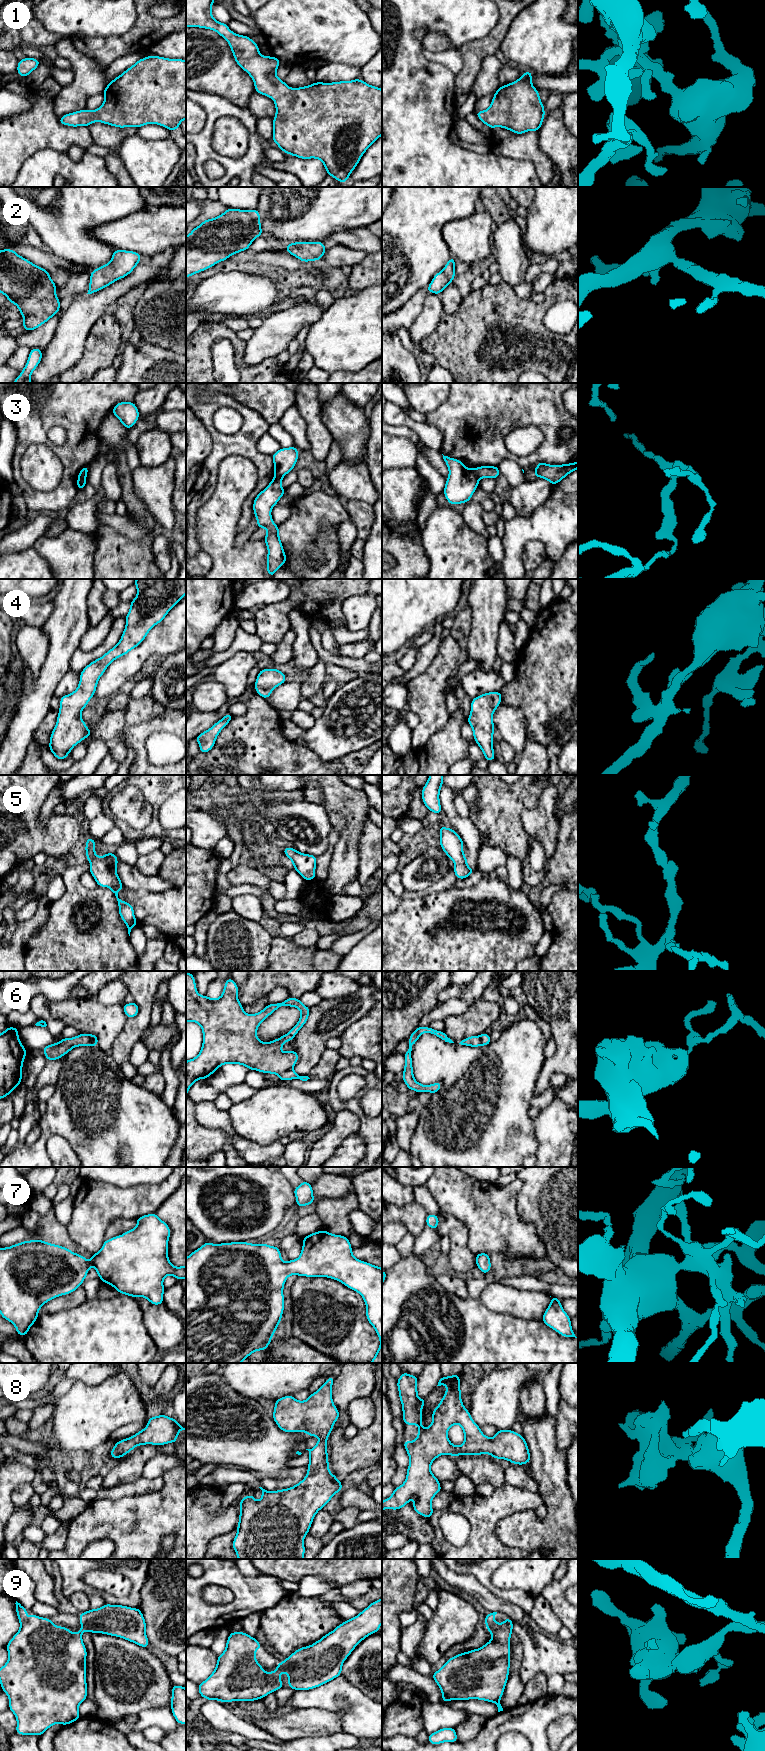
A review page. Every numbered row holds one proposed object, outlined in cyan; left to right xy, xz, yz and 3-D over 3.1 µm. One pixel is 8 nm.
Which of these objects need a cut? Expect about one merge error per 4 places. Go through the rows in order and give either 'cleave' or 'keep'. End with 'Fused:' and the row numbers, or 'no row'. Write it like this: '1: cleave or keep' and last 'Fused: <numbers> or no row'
1: keep
2: keep
3: cleave
4: keep
5: keep
6: cleave
7: keep
8: keep
9: keep
Fused: 3, 6

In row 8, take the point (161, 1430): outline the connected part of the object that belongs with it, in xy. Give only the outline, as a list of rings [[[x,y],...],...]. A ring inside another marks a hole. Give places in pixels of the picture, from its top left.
[[[164,1414],[149,1418],[148,1425],[135,1435],[122,1439],[115,1443],[110,1452],[111,1458],[120,1459],[139,1445],[165,1445],[176,1443],[180,1430],[186,1432],[186,1427],[182,1427],[176,1419]]]

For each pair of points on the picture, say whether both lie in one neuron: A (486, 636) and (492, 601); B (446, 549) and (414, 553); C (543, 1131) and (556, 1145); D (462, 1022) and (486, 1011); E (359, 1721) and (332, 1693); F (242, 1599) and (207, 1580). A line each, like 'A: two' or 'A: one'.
A: one
B: two
C: one
D: one
E: one
F: one

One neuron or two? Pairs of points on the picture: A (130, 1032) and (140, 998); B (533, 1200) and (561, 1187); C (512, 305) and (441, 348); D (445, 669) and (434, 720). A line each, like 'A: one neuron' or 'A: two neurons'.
A: one neuron
B: one neuron
C: one neuron
D: one neuron

